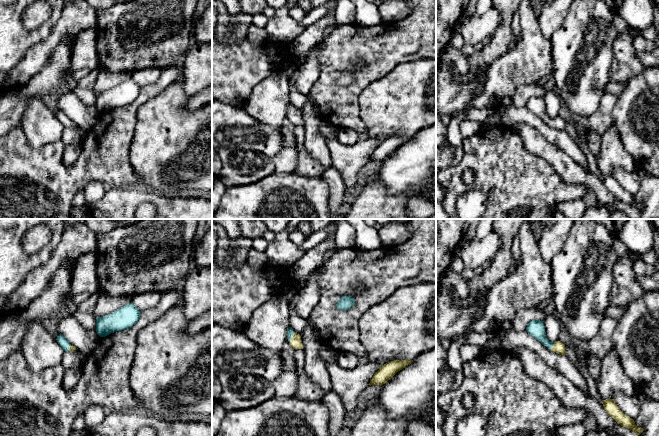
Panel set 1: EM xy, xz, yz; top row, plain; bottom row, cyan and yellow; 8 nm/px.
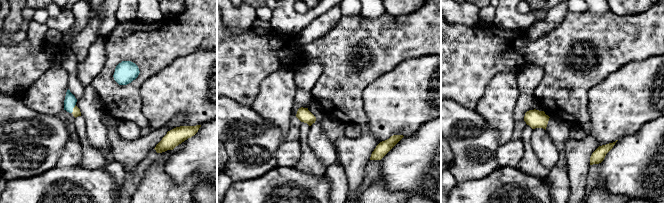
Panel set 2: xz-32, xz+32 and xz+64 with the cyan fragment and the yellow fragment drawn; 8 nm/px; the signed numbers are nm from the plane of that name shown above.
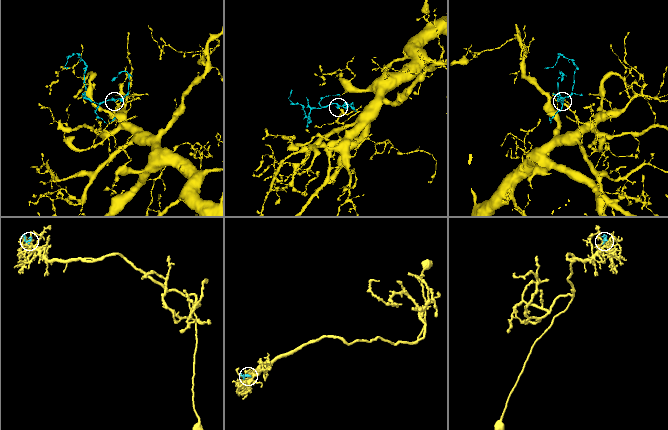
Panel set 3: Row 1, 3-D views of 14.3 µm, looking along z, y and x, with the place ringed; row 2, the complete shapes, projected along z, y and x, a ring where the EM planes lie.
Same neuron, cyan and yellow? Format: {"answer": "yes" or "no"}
{"answer": "yes"}

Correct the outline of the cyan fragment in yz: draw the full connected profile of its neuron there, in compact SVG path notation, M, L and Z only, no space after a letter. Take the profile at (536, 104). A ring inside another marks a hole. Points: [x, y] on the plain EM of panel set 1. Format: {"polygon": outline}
{"polygon": "M532 96L528 99L526 107L535 115L540 117L548 125L561 131L566 131L565 121L559 116L556 118L550 118L546 114L545 102L543 97Z"}

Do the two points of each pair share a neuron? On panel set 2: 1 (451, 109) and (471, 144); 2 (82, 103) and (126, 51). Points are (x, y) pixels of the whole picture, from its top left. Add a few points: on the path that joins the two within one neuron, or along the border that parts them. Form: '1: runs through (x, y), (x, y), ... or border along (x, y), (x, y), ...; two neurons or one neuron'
1: runs through (452, 118), (469, 135); one neuron
2: border along (91, 84), (102, 103), (103, 111); two neurons

